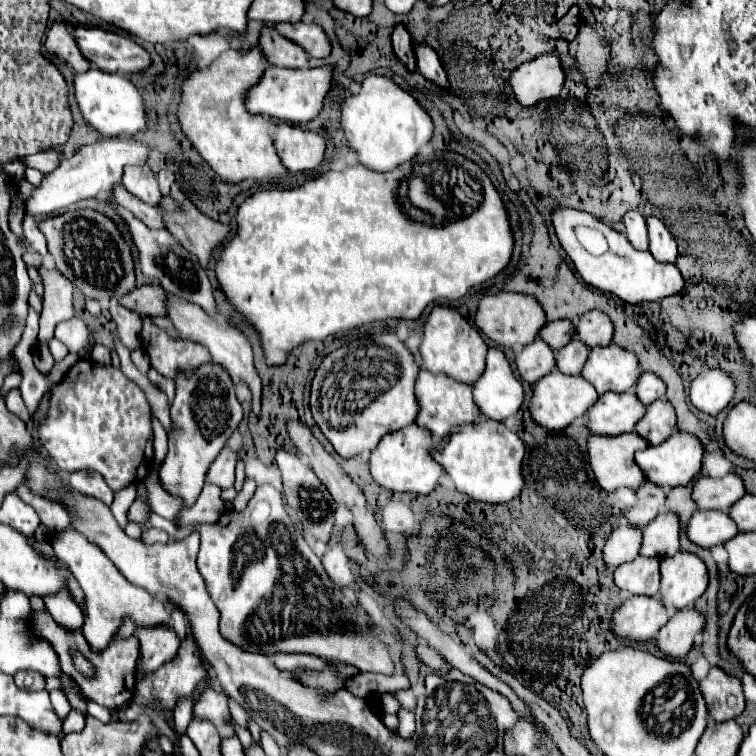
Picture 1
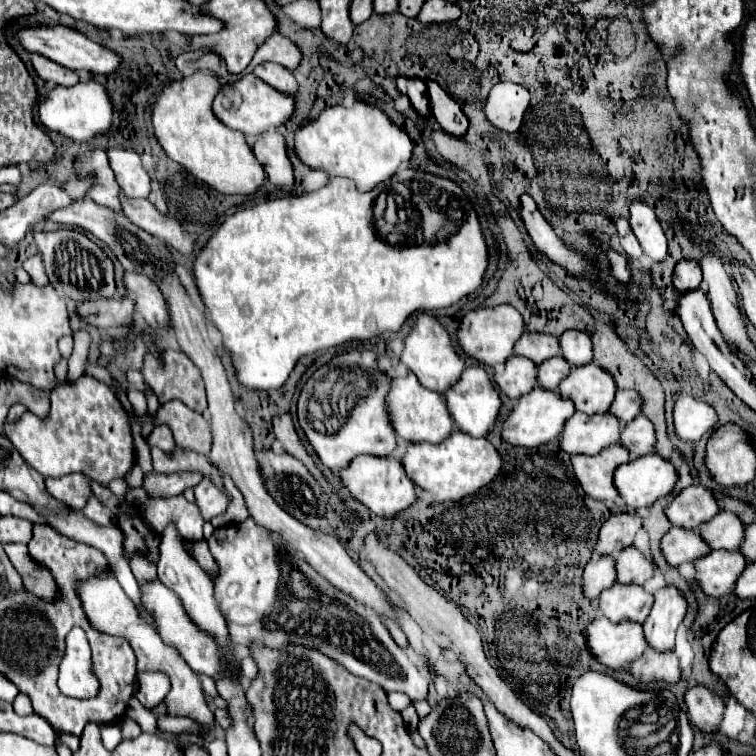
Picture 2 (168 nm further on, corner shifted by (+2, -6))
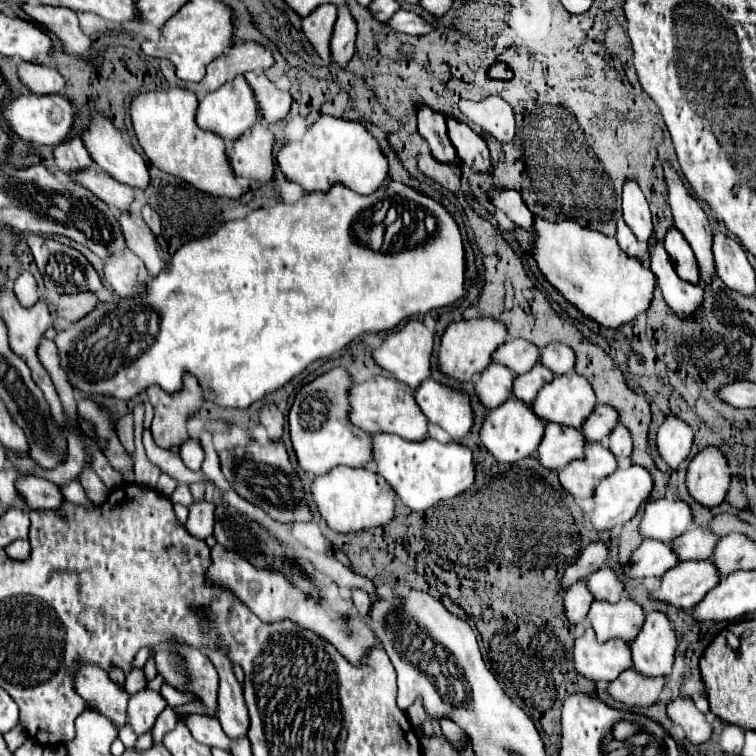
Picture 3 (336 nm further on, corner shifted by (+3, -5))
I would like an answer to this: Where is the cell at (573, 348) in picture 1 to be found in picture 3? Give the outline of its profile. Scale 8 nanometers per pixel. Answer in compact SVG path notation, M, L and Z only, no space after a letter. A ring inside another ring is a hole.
M538 363L538 365L532 367L528 373L516 377L516 381L514 381L514 395L516 395L518 399L522 399L522 401L532 403L532 401L536 399L538 391L540 391L548 381L552 381L552 379L554 379L554 373L552 373L548 367L544 367L544 365Z

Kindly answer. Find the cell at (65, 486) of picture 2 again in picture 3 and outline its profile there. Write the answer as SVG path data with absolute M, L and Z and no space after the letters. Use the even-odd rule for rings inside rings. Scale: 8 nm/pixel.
M24 477L16 483L20 495L32 509L60 509L64 503L62 489L42 477Z

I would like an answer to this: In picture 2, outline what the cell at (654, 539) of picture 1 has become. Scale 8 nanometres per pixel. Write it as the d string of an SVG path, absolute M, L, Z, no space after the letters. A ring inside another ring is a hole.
M633 546L621 550L621 554L615 558L615 566L619 584L643 584L655 574L653 562Z

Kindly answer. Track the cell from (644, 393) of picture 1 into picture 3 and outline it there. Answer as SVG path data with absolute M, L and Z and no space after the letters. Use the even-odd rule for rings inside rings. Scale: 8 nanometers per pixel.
M598 405L582 427L586 441L602 441L606 435L612 433L618 421L620 421L620 413L612 405Z

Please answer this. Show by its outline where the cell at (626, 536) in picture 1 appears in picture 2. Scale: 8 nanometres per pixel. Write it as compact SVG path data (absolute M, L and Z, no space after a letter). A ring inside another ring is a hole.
M609 556L591 558L583 570L583 596L589 600L597 600L603 590L615 584L615 562Z

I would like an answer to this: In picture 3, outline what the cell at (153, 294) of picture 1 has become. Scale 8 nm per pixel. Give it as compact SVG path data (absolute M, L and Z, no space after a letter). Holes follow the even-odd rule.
M76 293L76 295L62 295L58 301L58 315L68 321L80 321L90 311L98 307L98 297L94 293Z

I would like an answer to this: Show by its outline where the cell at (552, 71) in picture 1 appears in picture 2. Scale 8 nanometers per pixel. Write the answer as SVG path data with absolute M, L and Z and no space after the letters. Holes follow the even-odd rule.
M499 82L491 88L483 112L485 118L501 132L513 134L523 122L523 114L529 106L529 92L513 82Z

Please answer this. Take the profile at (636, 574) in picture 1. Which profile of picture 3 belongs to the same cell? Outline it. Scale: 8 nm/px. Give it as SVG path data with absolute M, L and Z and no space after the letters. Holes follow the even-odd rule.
M628 597L616 603L594 601L588 611L588 617L592 621L598 641L608 641L612 637L632 641L642 629L644 609Z

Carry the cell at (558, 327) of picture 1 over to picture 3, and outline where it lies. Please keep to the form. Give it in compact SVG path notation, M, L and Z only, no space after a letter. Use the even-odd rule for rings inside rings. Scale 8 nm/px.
M508 339L494 353L494 361L508 365L514 373L526 373L540 361L540 349L524 339Z

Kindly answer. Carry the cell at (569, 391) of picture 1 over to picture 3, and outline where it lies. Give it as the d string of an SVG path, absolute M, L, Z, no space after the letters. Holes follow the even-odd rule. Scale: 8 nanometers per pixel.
M510 397L506 403L502 403L500 407L492 409L486 415L480 437L482 437L482 443L486 445L486 449L494 455L494 459L498 463L516 463L524 457L530 457L538 449L538 445L544 437L544 429L546 429L546 421L540 419L538 415L534 415L534 409L530 403Z

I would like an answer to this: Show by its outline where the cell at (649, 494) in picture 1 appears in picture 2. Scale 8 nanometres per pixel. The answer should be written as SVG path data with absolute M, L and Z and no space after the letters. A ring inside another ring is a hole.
M629 512L629 514L615 514L607 522L603 522L597 544L593 548L595 556L617 556L623 548L633 544L635 532L641 528L641 520Z

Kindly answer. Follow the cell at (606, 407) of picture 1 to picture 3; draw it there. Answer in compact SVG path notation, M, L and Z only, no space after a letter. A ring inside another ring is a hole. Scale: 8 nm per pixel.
M548 423L544 439L538 447L538 459L548 469L562 469L568 461L584 457L588 441L582 429L560 423Z

